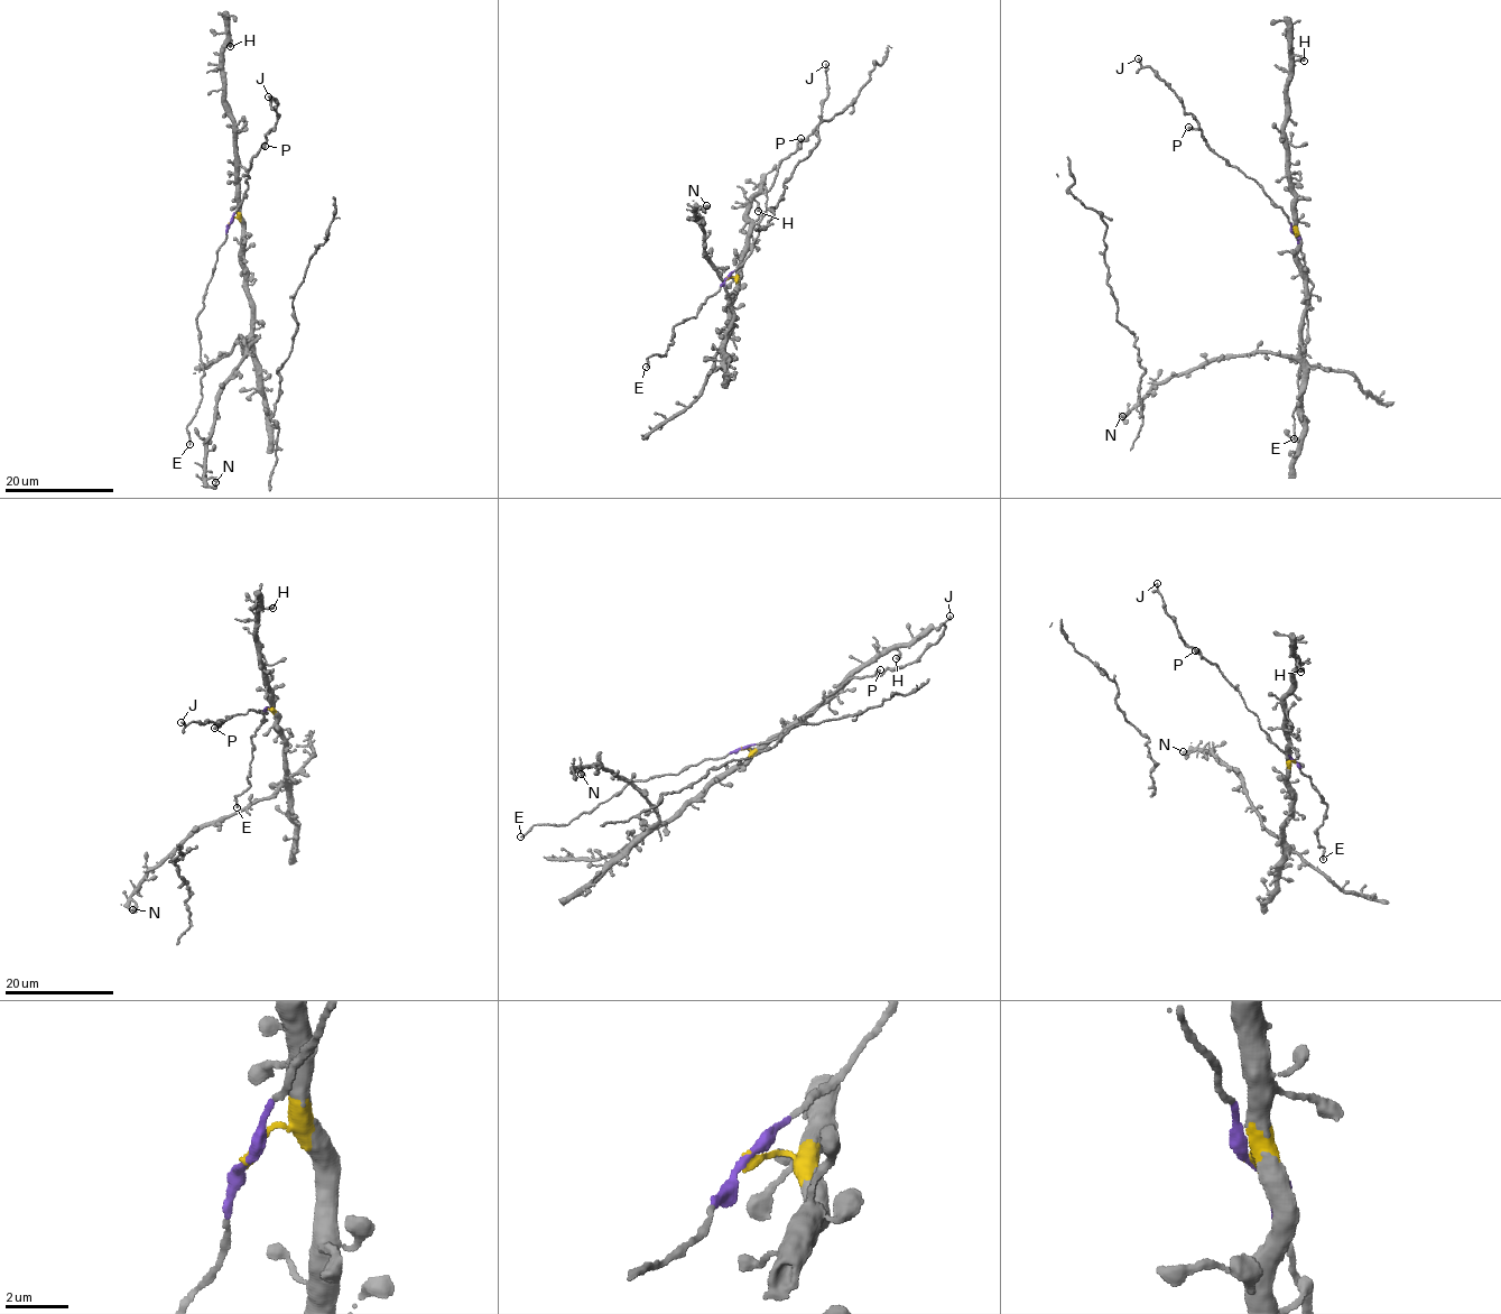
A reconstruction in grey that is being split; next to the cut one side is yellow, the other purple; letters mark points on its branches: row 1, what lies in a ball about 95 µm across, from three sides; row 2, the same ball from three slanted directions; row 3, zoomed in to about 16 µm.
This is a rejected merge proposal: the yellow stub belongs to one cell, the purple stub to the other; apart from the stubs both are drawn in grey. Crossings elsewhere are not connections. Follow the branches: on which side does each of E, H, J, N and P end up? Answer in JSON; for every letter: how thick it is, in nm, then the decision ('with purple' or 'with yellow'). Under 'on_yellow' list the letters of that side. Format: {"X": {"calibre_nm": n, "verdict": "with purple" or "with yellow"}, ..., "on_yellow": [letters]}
{"E": {"calibre_nm": 190, "verdict": "with purple"}, "H": {"calibre_nm": 460, "verdict": "with yellow"}, "J": {"calibre_nm": 240, "verdict": "with purple"}, "N": {"calibre_nm": 440, "verdict": "with yellow"}, "P": {"calibre_nm": 320, "verdict": "with purple"}, "on_yellow": ["H", "N"]}

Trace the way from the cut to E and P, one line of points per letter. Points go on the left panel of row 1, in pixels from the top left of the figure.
E: (230, 223), (225, 241), (216, 252), (203, 308), (196, 318), (203, 371), (202, 399), (186, 427), (188, 445)
P: (230, 223), (246, 196), (248, 185), (244, 181), (249, 178), (246, 174), (261, 145), (265, 146)

